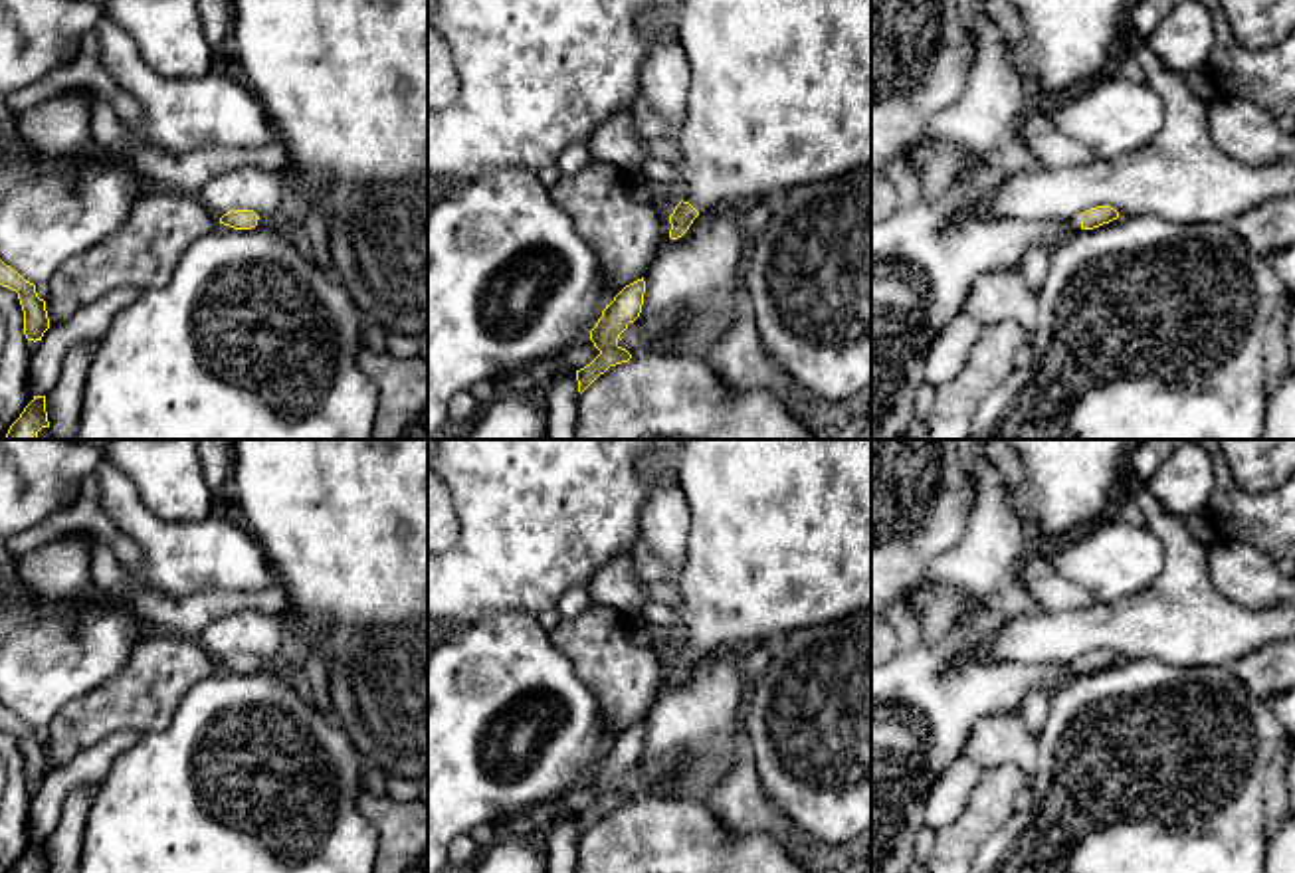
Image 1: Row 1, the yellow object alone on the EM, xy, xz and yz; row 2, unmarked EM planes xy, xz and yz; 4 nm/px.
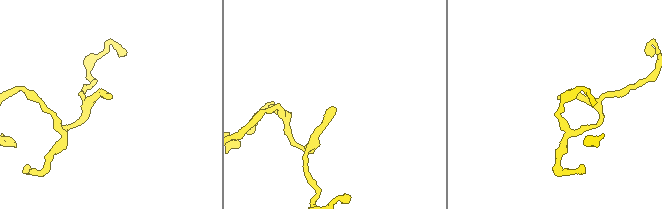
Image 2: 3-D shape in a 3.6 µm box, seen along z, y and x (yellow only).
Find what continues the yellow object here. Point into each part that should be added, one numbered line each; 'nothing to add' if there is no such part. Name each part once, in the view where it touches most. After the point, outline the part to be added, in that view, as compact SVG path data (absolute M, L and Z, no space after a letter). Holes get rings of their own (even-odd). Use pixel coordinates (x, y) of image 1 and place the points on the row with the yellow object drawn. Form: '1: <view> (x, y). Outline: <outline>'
1: xz (781, 90). Outline: M685 0L677 38L691 73L681 131L683 178L687 180L683 202L697 212L772 200L794 186L832 180L871 164L871 0Z

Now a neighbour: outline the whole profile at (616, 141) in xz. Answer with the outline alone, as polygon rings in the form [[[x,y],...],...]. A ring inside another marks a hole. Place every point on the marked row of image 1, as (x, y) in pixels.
[[[632,111],[614,113],[604,125],[596,127],[586,141],[594,160],[604,160],[634,174],[646,164],[648,141],[636,131]]]

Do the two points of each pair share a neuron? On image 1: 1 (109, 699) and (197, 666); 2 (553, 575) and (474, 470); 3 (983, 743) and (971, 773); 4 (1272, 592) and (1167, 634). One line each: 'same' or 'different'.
1: same
2: same
3: different
4: different

